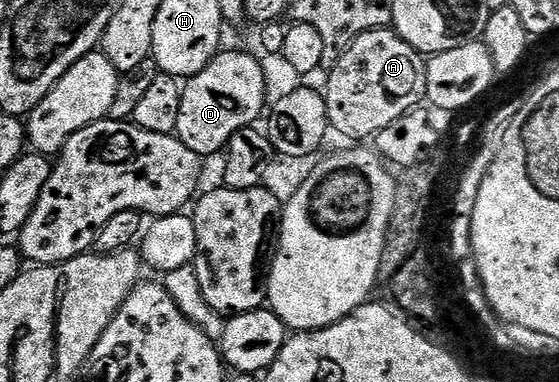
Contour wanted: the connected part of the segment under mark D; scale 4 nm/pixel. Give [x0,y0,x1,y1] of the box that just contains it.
[175,50,268,157]

